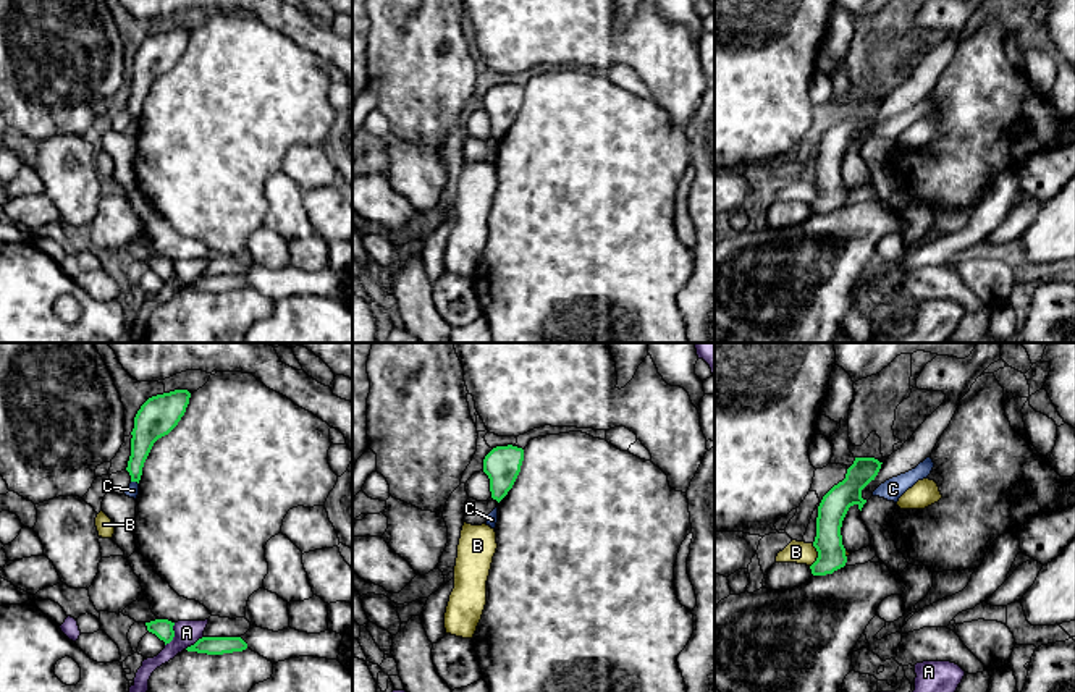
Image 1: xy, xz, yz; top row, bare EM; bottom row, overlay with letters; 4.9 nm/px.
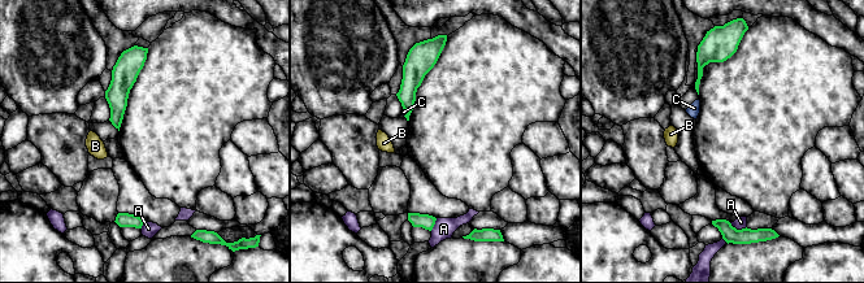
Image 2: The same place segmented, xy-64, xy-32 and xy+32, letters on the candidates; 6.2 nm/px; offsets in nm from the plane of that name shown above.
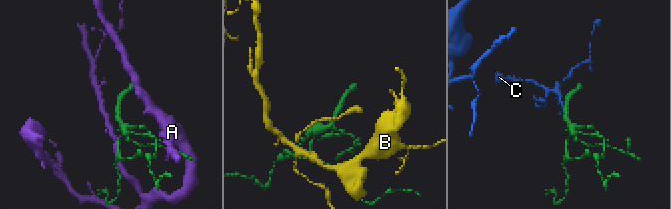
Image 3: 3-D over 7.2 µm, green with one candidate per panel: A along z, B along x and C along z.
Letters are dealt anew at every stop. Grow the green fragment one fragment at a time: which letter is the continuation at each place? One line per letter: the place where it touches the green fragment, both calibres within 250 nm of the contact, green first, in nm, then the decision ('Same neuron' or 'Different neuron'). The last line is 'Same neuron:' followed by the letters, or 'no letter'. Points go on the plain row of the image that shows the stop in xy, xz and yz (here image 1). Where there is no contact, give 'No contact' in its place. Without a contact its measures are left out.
A: Touches green at xy (173, 272). Thickness 100 nm (green) against 130 nm. Different neuron
B: Touches green at yz (818, 193). Thickness 140 nm (green) against 110 nm. Different neuron
C: Touches green at xy (134, 118). Thickness 140 nm (green) against 60 nm. Different neuron
Same neuron: no letter

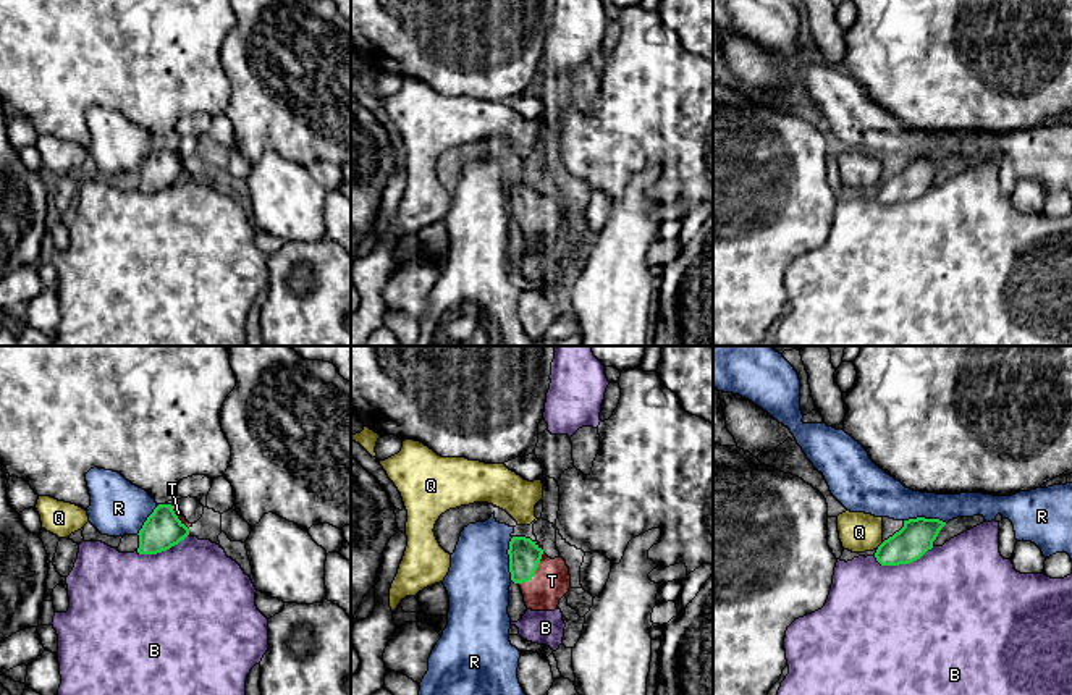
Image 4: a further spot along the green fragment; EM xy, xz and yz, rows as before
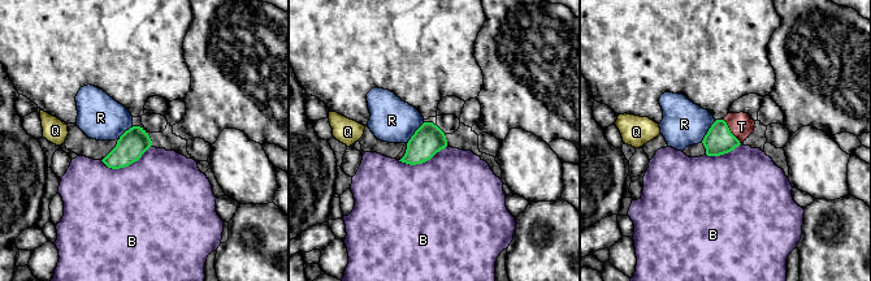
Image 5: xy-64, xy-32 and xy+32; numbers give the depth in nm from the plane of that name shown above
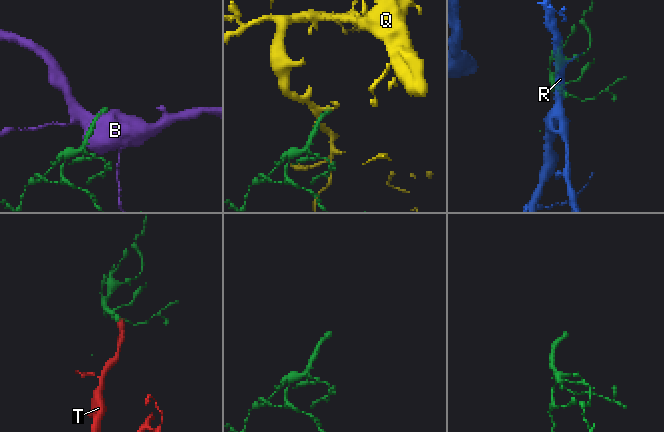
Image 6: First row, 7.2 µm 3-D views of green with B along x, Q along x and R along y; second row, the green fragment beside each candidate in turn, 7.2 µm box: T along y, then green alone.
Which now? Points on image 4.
B: Touches green at yz (903, 201). Thickness 170 nm (green) against 480 nm. Different neuron
Q: Touches green at yz (878, 185). Thickness 170 nm (green) against 200 nm. Different neuron
R: Touches green at xz (510, 197). Thickness 160 nm (green) against 320 nm. Different neuron
T: Touches green at xz (536, 207). Thickness 160 nm (green) against 190 nm. Same neuron
Same neuron: T

